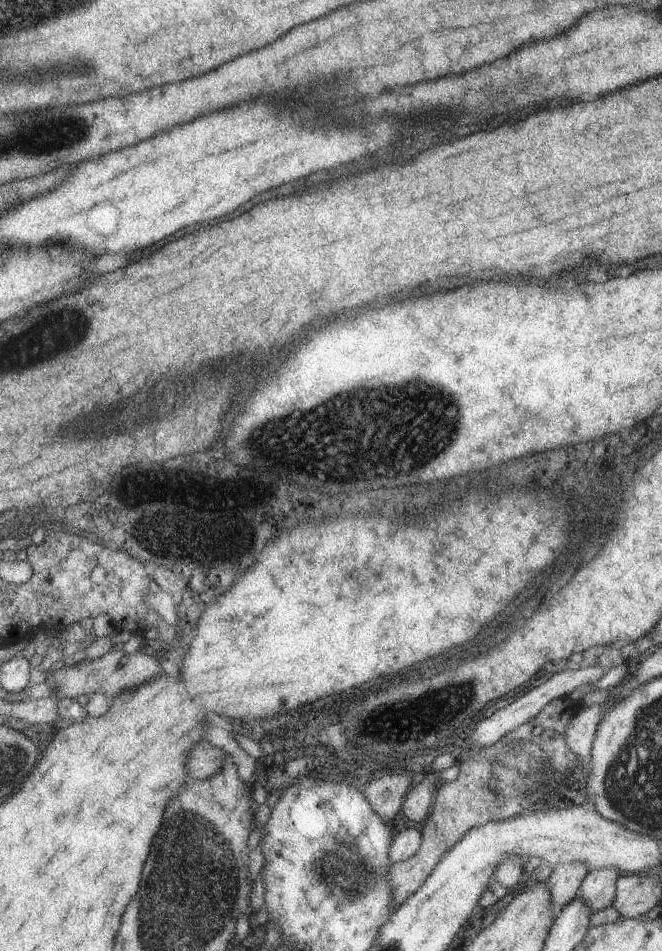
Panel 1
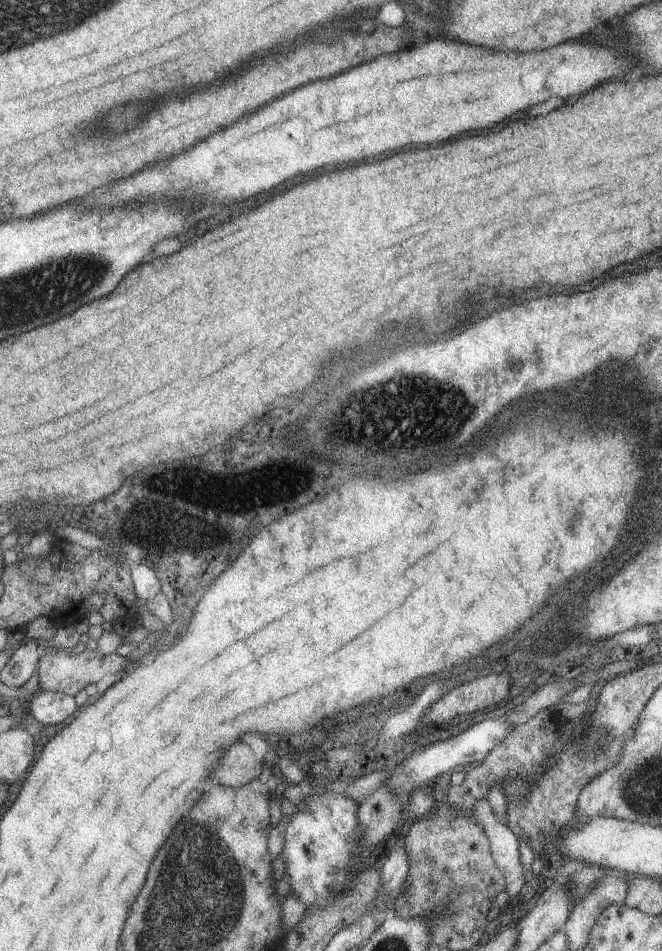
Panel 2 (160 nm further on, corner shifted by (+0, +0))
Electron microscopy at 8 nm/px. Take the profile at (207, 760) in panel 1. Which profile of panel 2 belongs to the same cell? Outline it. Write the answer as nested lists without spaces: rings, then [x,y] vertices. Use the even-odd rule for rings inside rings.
[[[233,744],[213,770],[211,782],[226,787],[239,788],[252,780],[263,778],[266,769],[257,760],[247,744]]]

